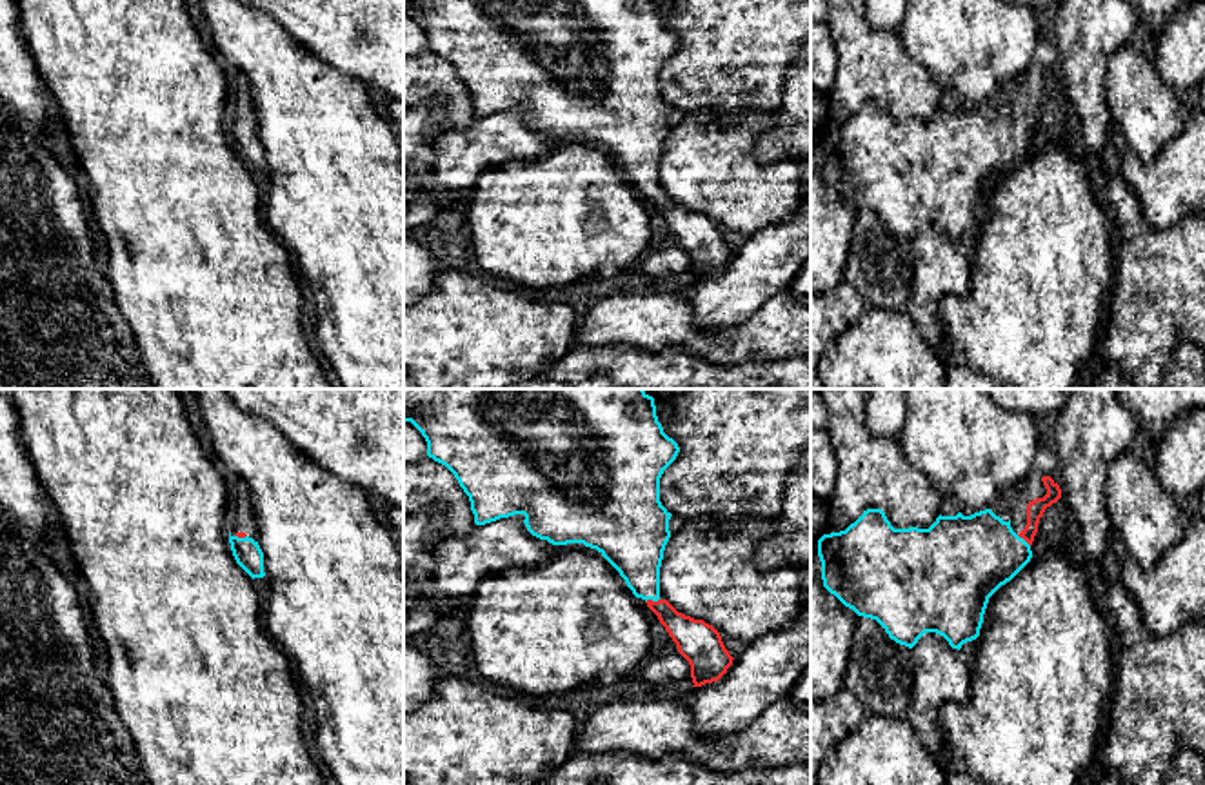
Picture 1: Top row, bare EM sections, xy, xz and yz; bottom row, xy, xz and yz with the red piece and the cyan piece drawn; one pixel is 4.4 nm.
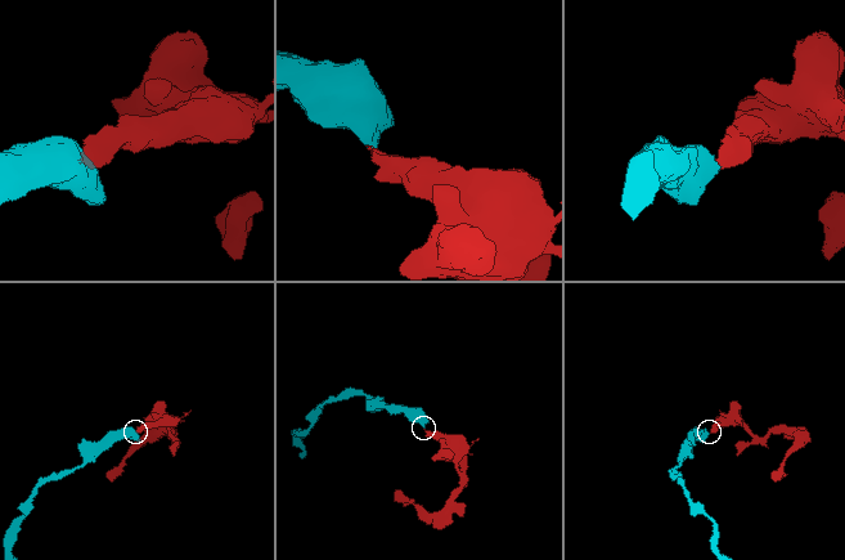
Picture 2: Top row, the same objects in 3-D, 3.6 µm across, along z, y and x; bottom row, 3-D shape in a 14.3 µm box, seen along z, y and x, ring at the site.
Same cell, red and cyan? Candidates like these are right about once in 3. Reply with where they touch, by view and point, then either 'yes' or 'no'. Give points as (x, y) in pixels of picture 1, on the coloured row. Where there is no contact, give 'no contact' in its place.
xz (651, 600) | yes

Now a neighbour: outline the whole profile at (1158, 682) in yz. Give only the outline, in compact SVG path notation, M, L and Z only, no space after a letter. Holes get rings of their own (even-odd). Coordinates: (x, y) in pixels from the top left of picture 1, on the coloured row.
M1067 389L1067 403L1052 420L1061 496L1081 531L1083 552L1101 567L1109 614L1118 640L1118 660L1112 663L1112 691L1109 694L1109 732L1101 765L1105 772L1118 772L1125 785L1163 785L1167 769L1180 749L1190 747L1205 756L1205 620L1194 620L1176 632L1156 636L1147 629L1140 605L1130 592L1103 569L1112 531L1105 514L1105 474L1112 460L1127 451L1141 432L1136 414L1120 402L1116 389Z

